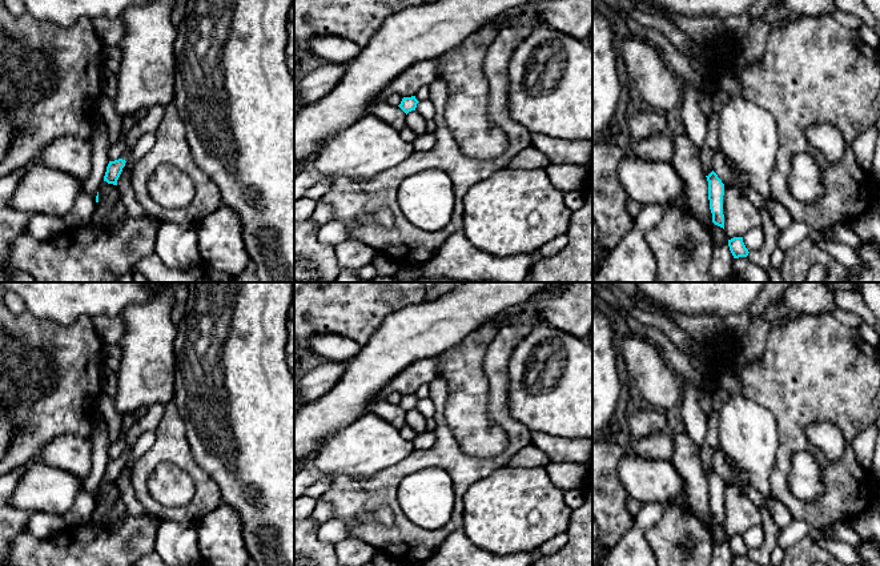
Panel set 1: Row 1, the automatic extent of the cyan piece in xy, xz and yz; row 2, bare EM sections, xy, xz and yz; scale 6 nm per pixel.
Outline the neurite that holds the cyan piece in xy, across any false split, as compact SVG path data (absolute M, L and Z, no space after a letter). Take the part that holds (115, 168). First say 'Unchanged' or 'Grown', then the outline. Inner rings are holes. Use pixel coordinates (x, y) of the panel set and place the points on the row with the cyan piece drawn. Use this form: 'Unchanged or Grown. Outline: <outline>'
Grown. Outline: M133 148L125 150L118 160L109 161L104 176L104 181L107 181L108 184L117 185L117 180L122 172L122 168L125 166L126 160L132 156L132 152Z

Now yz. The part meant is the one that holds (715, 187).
Unchanged. Outline: M714 170L706 177L708 181L708 200L710 209L712 213L712 222L724 229L724 214L723 214L724 184Z

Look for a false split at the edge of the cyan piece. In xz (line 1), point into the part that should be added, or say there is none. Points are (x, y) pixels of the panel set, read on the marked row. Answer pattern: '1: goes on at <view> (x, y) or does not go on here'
1: does not go on here

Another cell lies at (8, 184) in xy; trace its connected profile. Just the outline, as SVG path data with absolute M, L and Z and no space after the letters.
M20 168L0 178L0 210L8 208L9 200L16 190L23 173L24 168Z

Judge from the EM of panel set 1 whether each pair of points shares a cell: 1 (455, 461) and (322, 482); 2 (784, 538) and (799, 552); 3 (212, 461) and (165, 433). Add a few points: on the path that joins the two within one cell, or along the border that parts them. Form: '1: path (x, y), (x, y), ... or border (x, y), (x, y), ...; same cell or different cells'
1: border (329, 474), (330, 484), (320, 496); different cells
2: border (808, 533), (784, 550); different cells
3: border (180, 418), (185, 426), (192, 458), (208, 474); different cells

